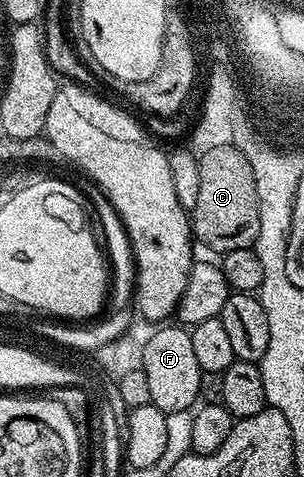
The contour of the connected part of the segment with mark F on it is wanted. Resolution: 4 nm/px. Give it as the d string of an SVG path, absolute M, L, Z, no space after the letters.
M162 324L157 327L152 340L145 345L141 368L148 380L151 403L167 415L190 410L199 401L198 389L202 375L202 369L200 364L196 364L196 355L192 349L190 330L181 324L170 325Z

